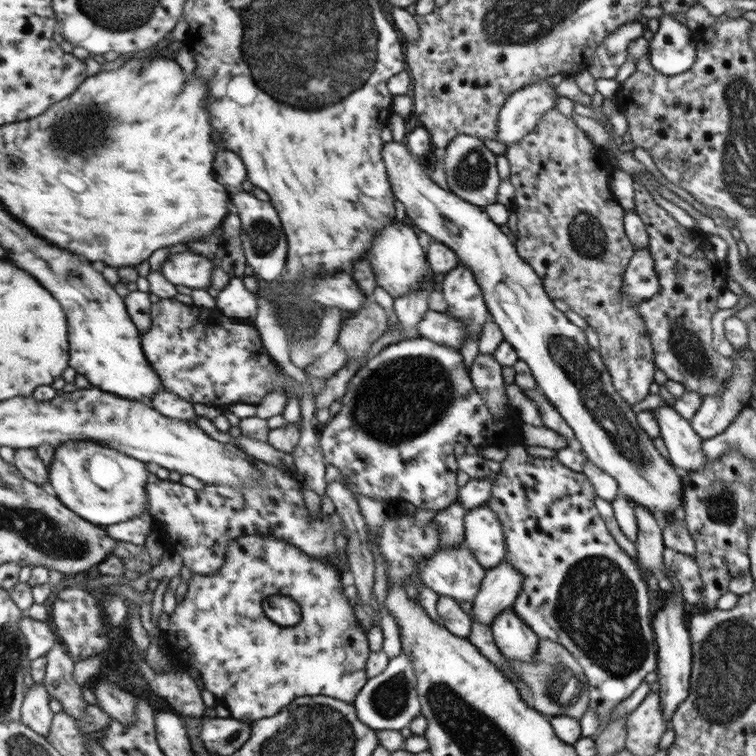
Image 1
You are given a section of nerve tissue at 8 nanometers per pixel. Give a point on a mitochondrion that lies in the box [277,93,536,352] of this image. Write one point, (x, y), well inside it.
(471, 172)

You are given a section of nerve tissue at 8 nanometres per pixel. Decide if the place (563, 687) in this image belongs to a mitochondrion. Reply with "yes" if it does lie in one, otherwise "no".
yes

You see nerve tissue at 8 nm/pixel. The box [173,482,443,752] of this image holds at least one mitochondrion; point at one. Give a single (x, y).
(390, 699)

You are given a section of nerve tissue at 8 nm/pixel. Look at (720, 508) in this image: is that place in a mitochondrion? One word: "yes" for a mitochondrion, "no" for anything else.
yes

